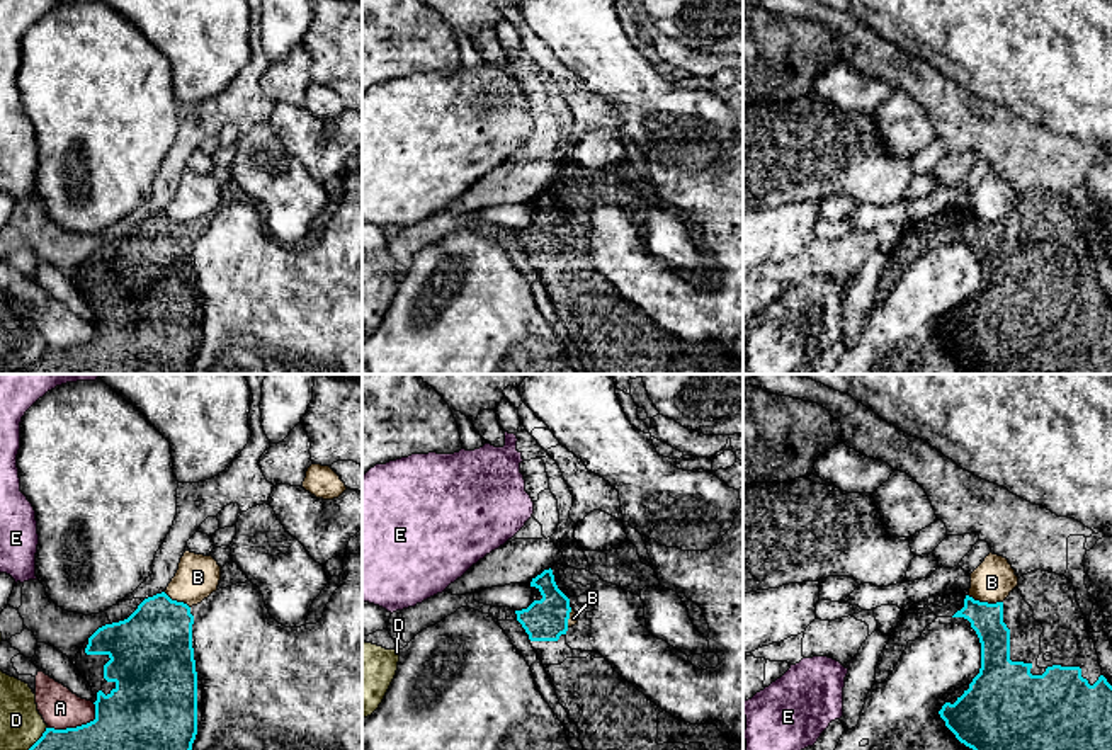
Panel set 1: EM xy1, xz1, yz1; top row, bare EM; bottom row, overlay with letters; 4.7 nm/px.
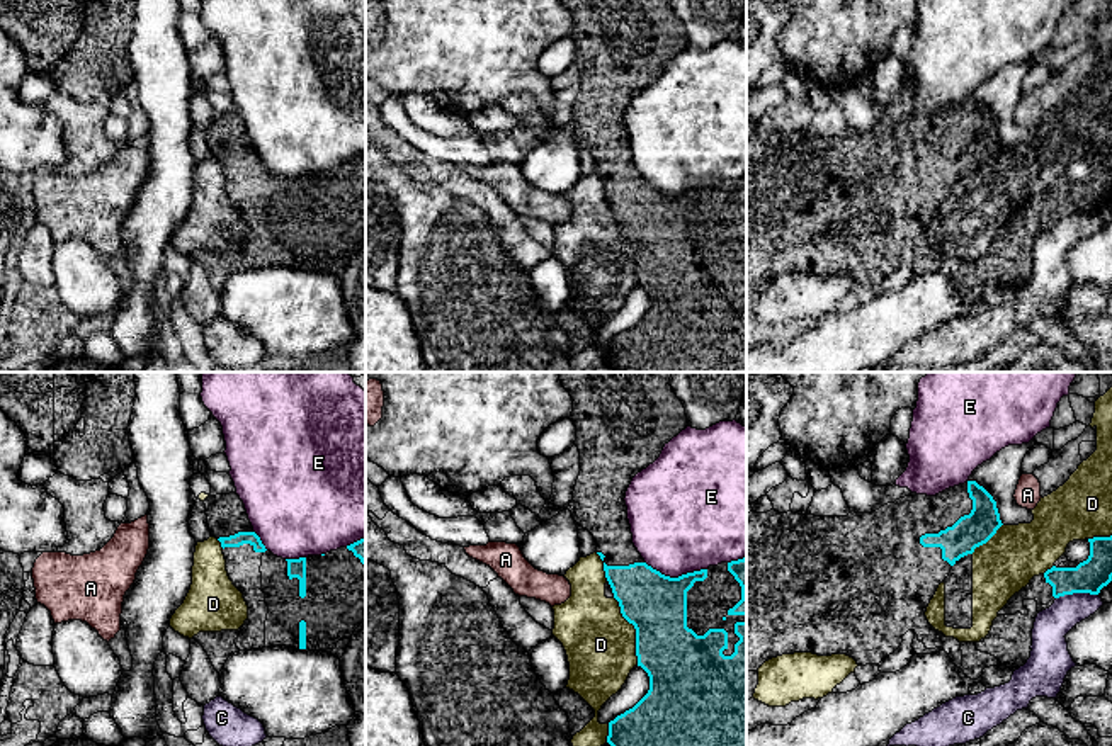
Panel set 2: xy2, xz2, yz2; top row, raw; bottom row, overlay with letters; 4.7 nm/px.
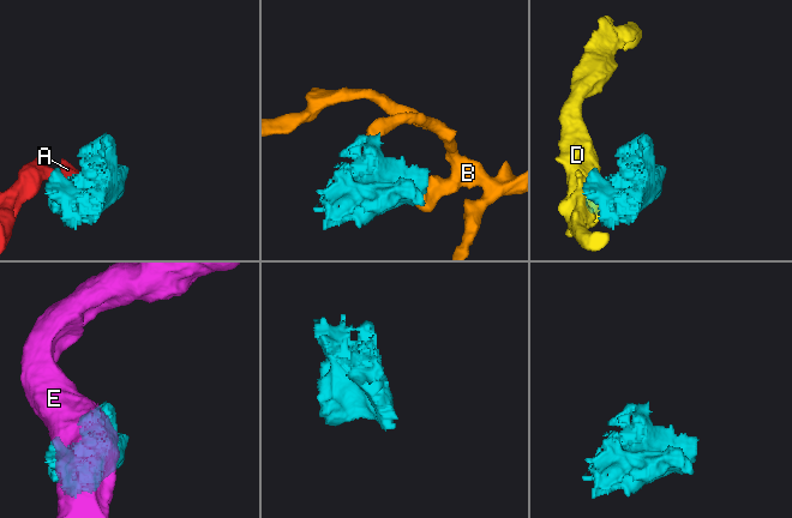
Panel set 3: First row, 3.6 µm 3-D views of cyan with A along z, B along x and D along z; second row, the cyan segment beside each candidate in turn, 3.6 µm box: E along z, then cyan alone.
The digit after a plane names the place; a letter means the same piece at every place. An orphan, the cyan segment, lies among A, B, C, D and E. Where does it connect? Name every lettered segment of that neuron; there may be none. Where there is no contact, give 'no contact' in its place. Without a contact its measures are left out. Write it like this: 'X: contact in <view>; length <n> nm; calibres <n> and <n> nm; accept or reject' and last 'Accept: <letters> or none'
A: contact in xy1; length 260 nm; calibres 420 and 190 nm; reject
B: contact in yz1; length 170 nm; calibres 160 and 200 nm; reject
C: contact in yz2; length 200 nm; calibres 160 and 160 nm; reject
D: contact in xz2; length 340 nm; calibres 320 and 340 nm; reject
E: contact in xz2; length 300 nm; calibres 280 and 460 nm; reject
Accept: none

